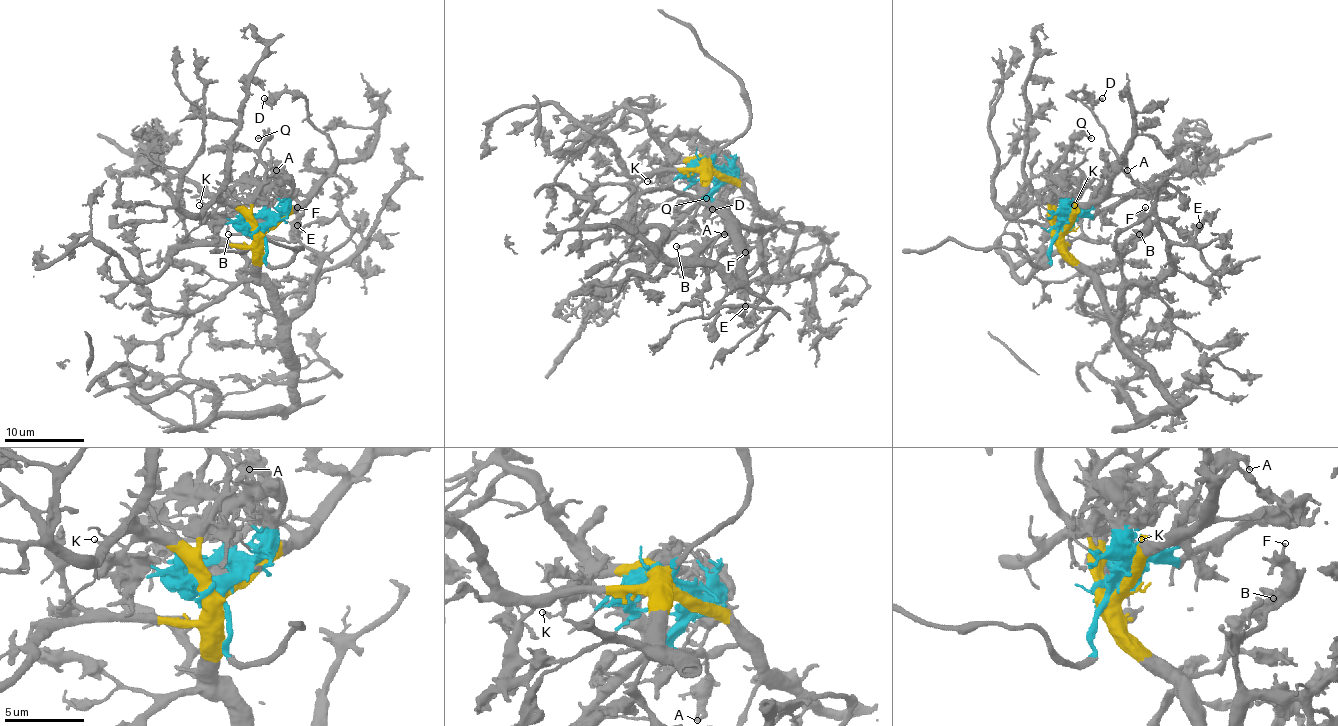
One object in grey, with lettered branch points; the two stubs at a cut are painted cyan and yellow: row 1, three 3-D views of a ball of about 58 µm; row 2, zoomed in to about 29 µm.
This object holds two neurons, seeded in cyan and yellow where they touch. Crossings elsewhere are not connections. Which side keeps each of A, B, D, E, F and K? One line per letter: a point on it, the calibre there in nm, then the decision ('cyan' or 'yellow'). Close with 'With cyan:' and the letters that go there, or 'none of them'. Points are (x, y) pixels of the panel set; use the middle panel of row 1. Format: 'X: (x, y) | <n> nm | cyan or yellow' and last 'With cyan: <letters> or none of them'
A: (724, 234) | 220 nm | yellow
B: (676, 246) | 170 nm | yellow
D: (712, 209) | 170 nm | yellow
E: (745, 306) | 200 nm | yellow
F: (745, 252) | 180 nm | yellow
K: (647, 181) | 130 nm | yellow
With cyan: none of them

